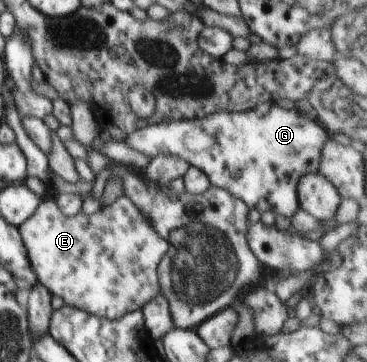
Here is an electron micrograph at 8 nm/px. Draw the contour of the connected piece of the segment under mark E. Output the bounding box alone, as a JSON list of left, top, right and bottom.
[18,196,169,320]

